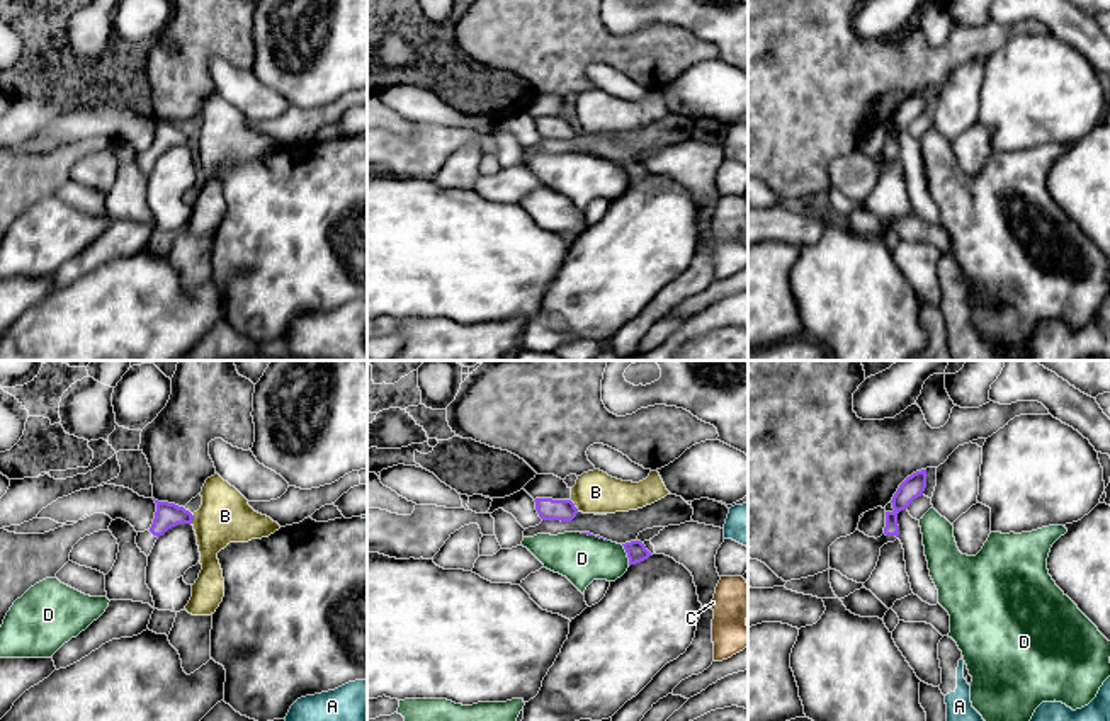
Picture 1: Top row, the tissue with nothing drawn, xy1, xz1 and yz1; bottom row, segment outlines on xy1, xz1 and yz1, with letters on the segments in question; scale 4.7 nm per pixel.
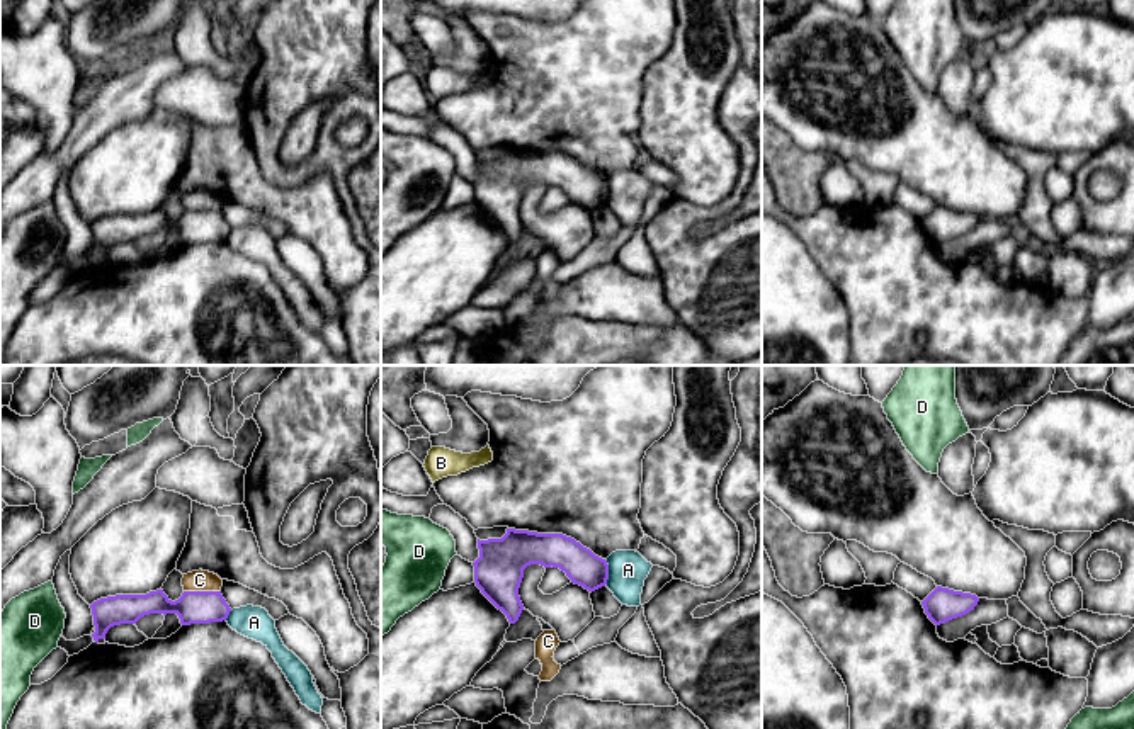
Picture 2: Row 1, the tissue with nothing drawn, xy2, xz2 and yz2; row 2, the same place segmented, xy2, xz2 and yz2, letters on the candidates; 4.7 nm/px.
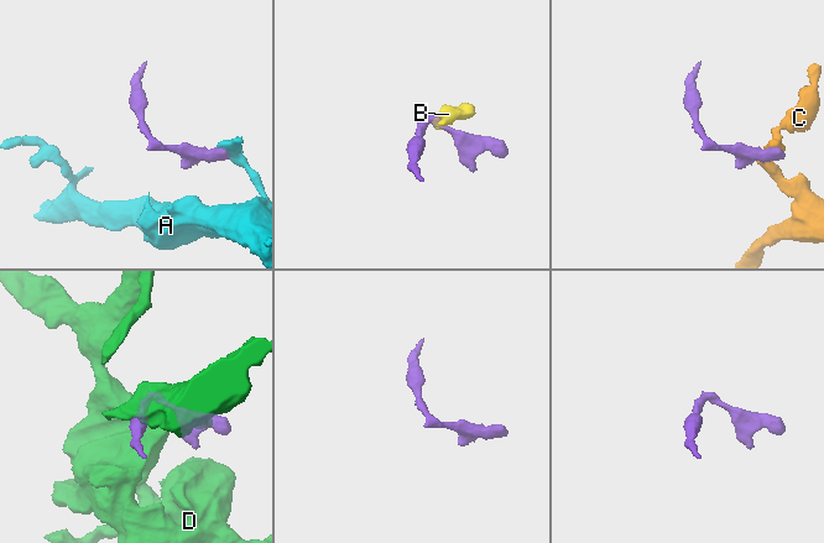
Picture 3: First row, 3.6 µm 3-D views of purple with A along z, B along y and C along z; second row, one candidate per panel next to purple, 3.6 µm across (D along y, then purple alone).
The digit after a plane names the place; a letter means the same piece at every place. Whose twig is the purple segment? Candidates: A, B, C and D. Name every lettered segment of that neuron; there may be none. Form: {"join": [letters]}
{"join": []}

